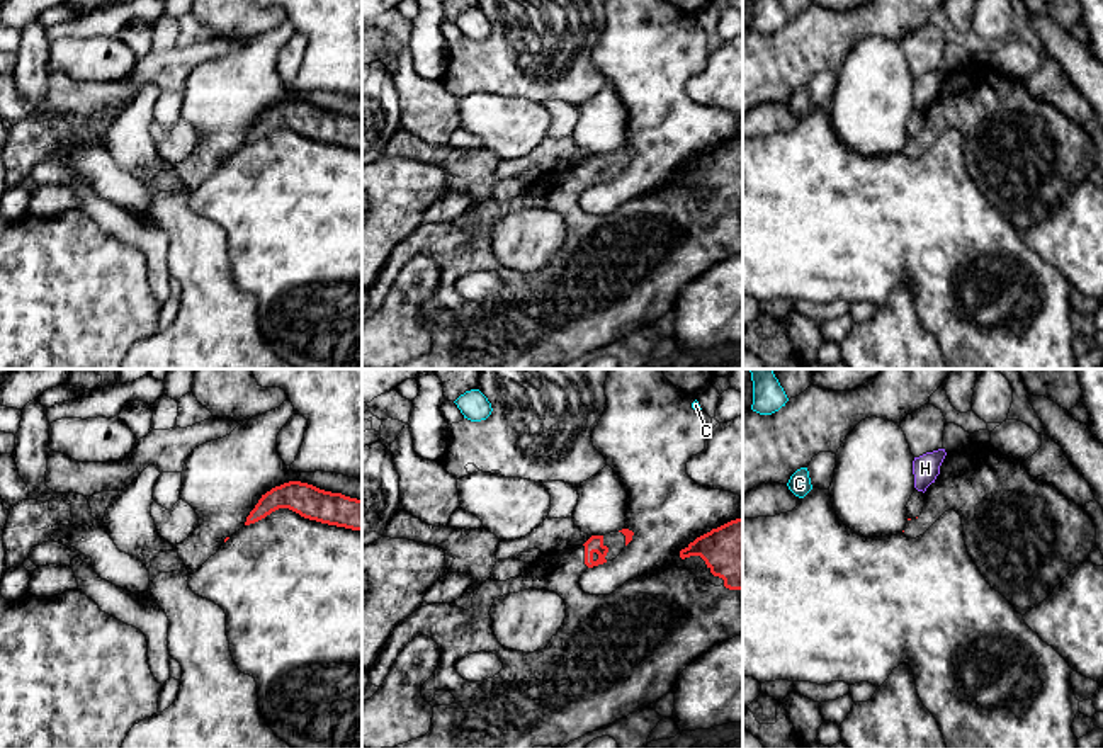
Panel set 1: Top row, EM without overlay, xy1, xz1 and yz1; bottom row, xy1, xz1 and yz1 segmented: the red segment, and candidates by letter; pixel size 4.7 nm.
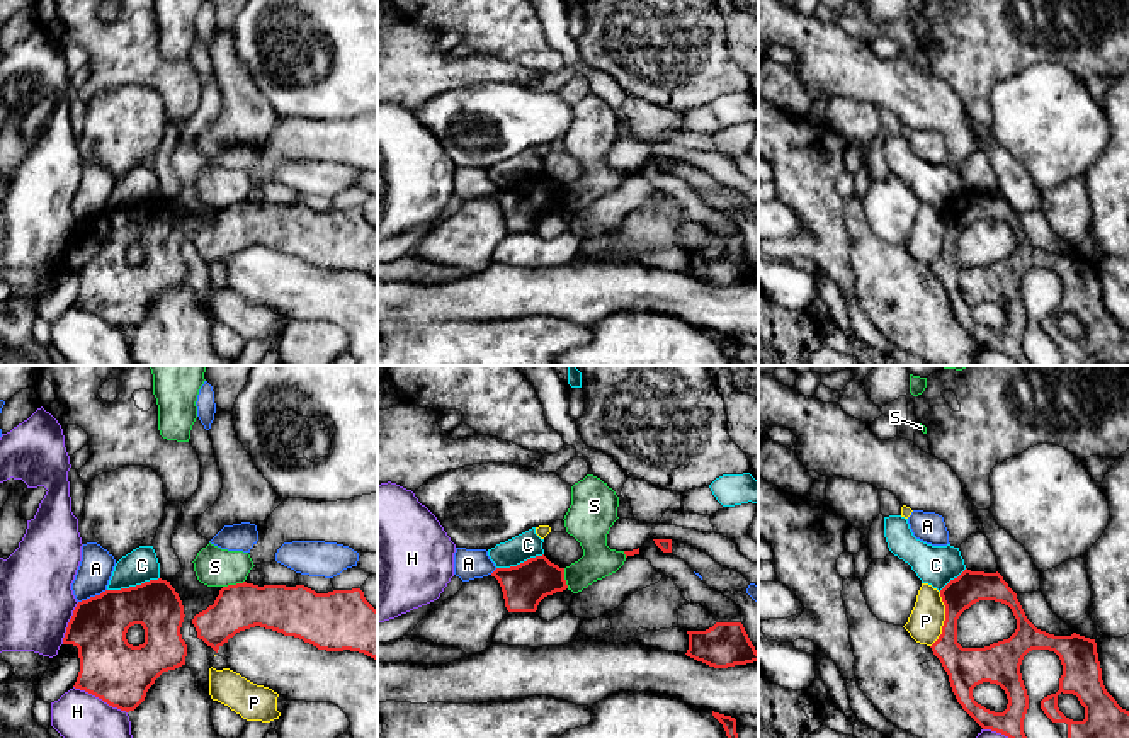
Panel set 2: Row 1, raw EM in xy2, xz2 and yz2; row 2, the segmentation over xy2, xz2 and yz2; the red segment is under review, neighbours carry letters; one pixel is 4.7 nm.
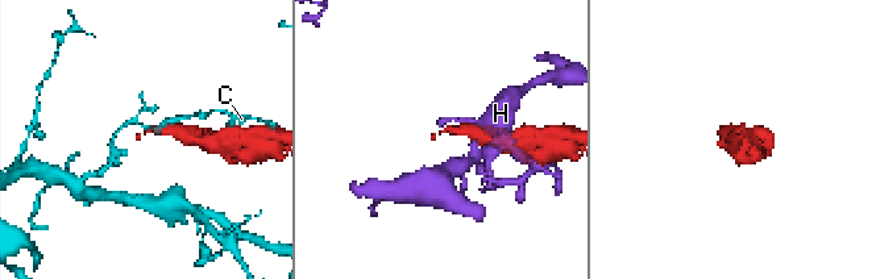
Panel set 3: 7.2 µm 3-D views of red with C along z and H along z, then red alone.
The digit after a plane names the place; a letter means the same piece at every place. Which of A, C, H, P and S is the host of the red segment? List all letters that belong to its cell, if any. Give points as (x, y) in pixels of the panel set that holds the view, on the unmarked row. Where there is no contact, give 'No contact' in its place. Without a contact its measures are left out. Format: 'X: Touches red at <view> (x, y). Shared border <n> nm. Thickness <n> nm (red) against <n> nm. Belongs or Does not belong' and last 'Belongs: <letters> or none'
A: Touches red at xy2 (92, 216). Shared border 150 nm. Thickness 280 nm (red) against 160 nm. Does not belong
C: Touches red at xy2 (133, 206). Shared border 260 nm. Thickness 260 nm (red) against 160 nm. Does not belong
H: Touches red at xy2 (101, 317). Shared border 280 nm. Thickness 300 nm (red) against 280 nm. Does not belong
P: Touches red at yz2 (946, 238). Shared border 260 nm. Thickness 190 nm (red) against 160 nm. Does not belong
S: Touches red at xy2 (233, 204). Shared border 110 nm. Thickness 220 nm (red) against 190 nm. Does not belong
Belongs: none

